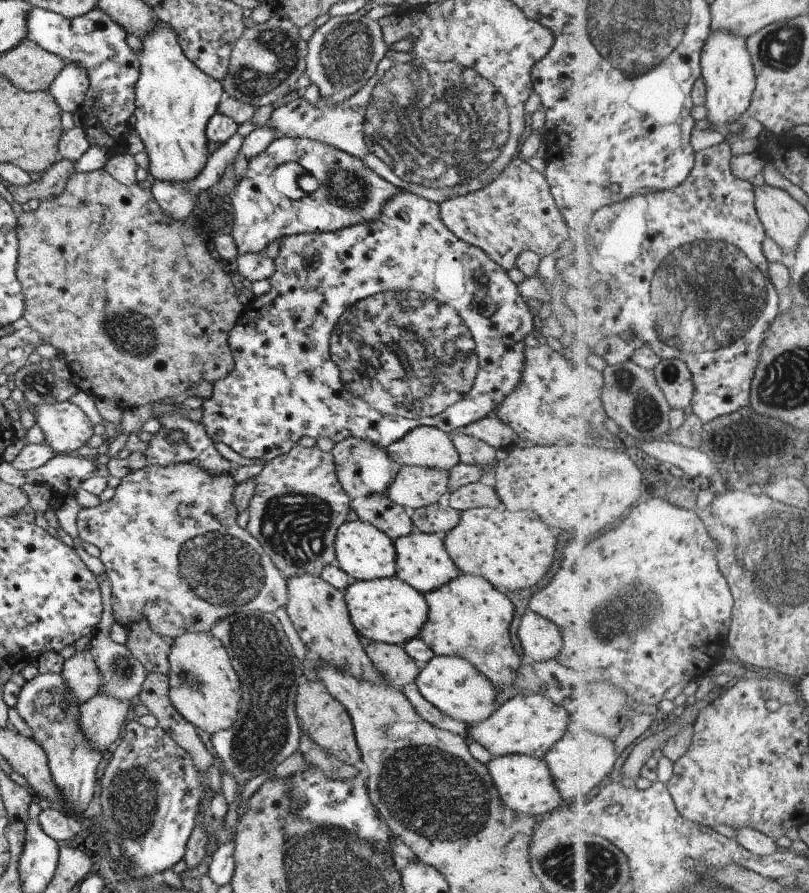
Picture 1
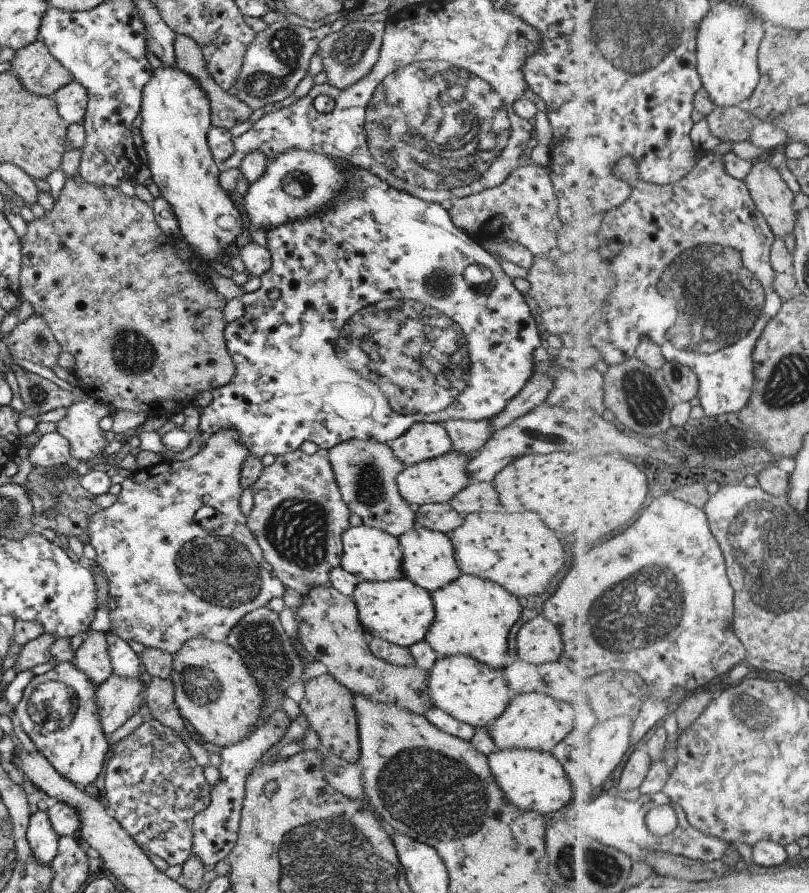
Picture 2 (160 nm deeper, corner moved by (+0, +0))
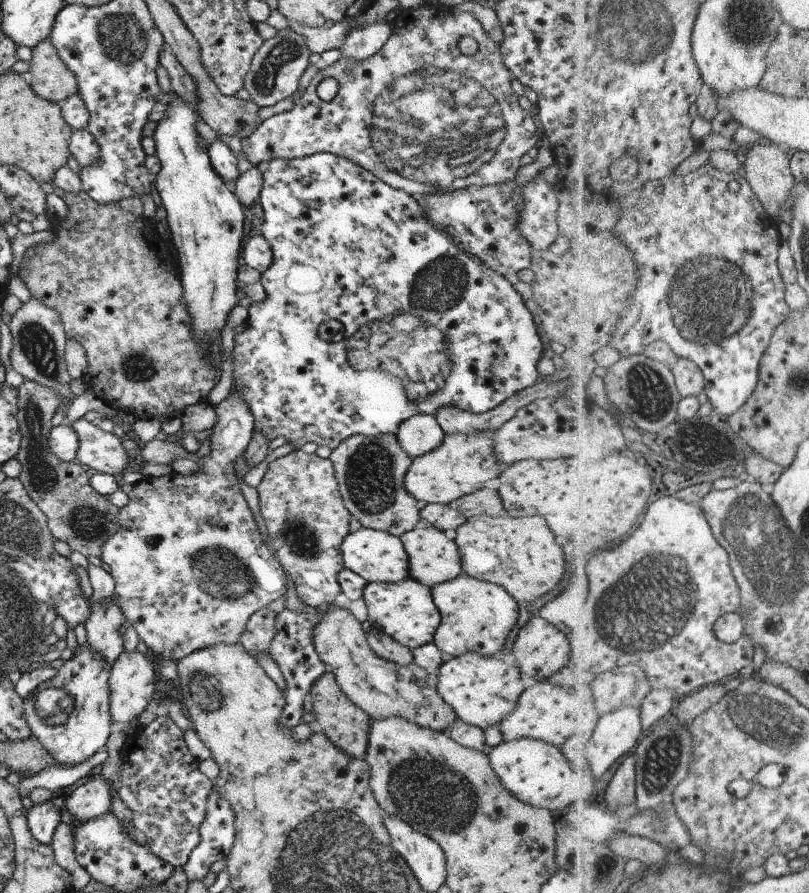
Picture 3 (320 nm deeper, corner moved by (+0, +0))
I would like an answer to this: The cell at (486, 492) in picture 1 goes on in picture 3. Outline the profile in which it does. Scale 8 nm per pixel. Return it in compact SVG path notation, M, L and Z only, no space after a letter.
M483 488L449 503L468 519L472 516L503 517L507 514L496 490Z

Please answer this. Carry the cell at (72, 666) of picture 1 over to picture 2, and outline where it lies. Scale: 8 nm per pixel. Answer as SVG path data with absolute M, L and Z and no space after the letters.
M87 630L83 635L82 643L74 652L72 660L69 661L87 675L95 688L112 673L107 649L105 632Z

